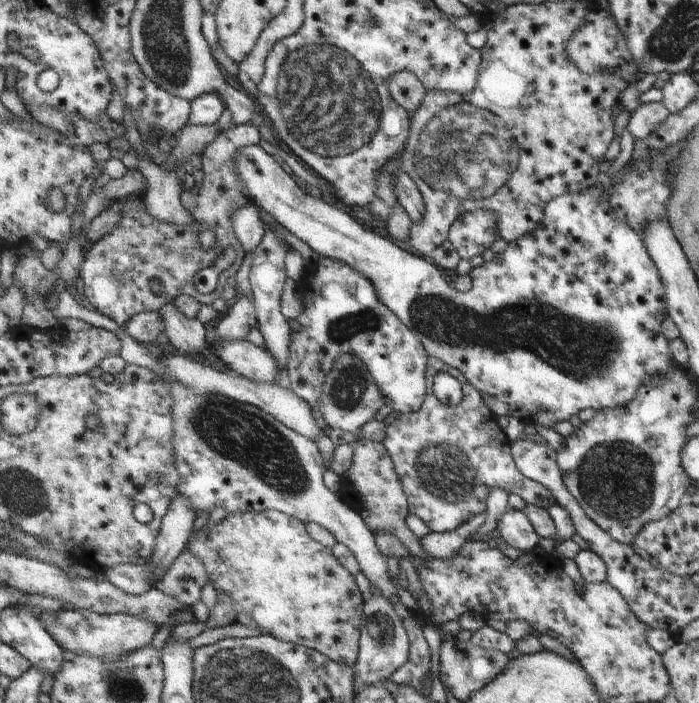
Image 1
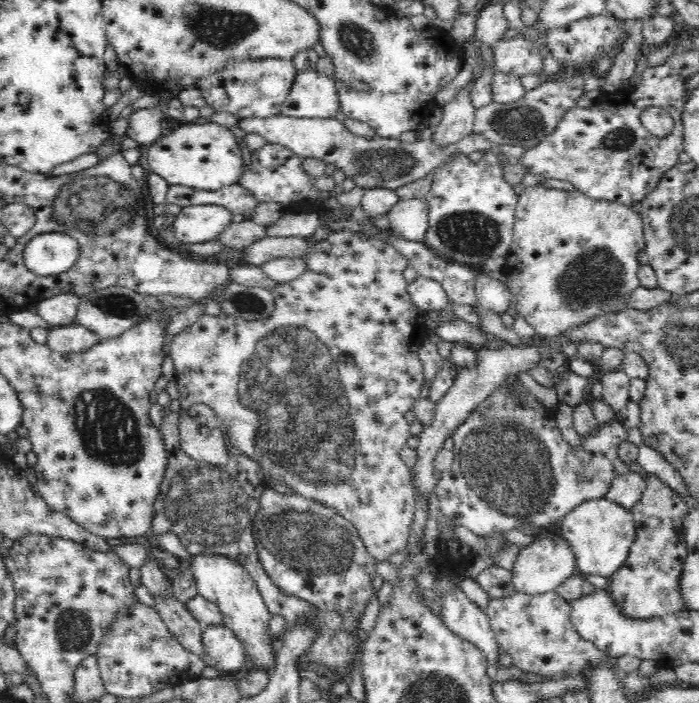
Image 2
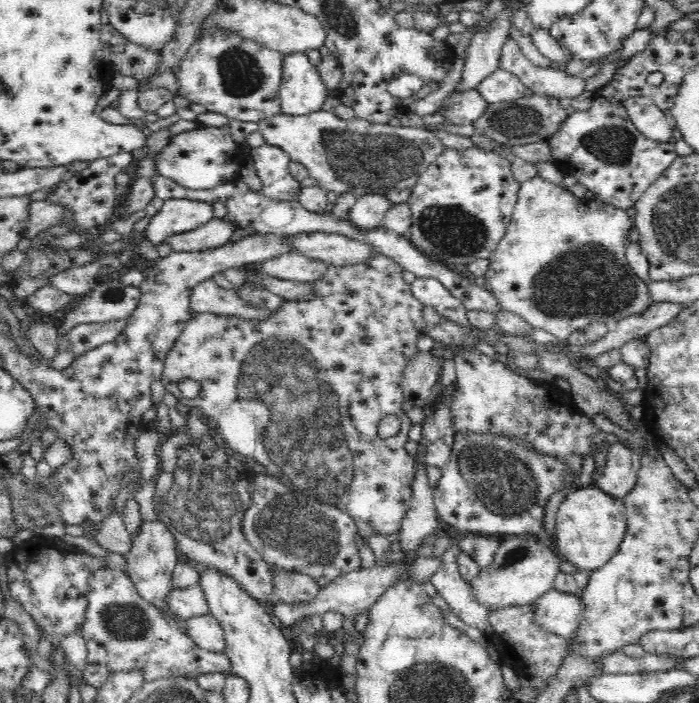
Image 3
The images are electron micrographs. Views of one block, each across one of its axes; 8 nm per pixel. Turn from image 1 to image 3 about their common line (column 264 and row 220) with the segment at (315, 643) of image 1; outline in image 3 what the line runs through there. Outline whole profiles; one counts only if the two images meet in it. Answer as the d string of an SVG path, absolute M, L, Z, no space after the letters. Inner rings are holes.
M536 175L533 178L526 180L525 182L522 182L520 184L519 188L519 196L515 205L515 209L513 210L513 216L512 220L510 221L510 224L508 225L508 228L506 229L505 235L502 237L502 240L499 240L498 246L496 247L496 250L492 253L492 256L490 256L489 261L490 264L488 264L488 270L486 270L486 274L484 274L484 280L486 280L486 284L484 283L483 288L485 288L494 298L498 301L498 304L503 308L503 310L506 310L507 312L514 313L517 315L520 315L528 324L532 325L535 329L541 328L560 340L560 342L564 343L566 342L568 335L571 332L574 332L575 330L581 329L582 327L585 327L587 324L590 324L591 322L605 322L608 324L614 324L617 323L621 318L634 315L634 314L642 314L646 310L646 308L652 306L654 304L654 299L652 299L652 295L650 295L650 289L648 288L648 282L645 280L642 280L636 273L632 270L632 267L628 264L626 255L625 255L625 248L630 244L630 230L632 230L632 227L634 227L633 220L630 220L628 215L626 214L626 210L622 210L621 208L616 208L614 206L608 205L606 203L602 202L596 202L595 200L587 200L587 199L578 199L574 194L572 194L570 191L568 191L567 188L562 188L560 185L557 185L555 183L549 182L548 180L545 180L542 178L542 176Z

